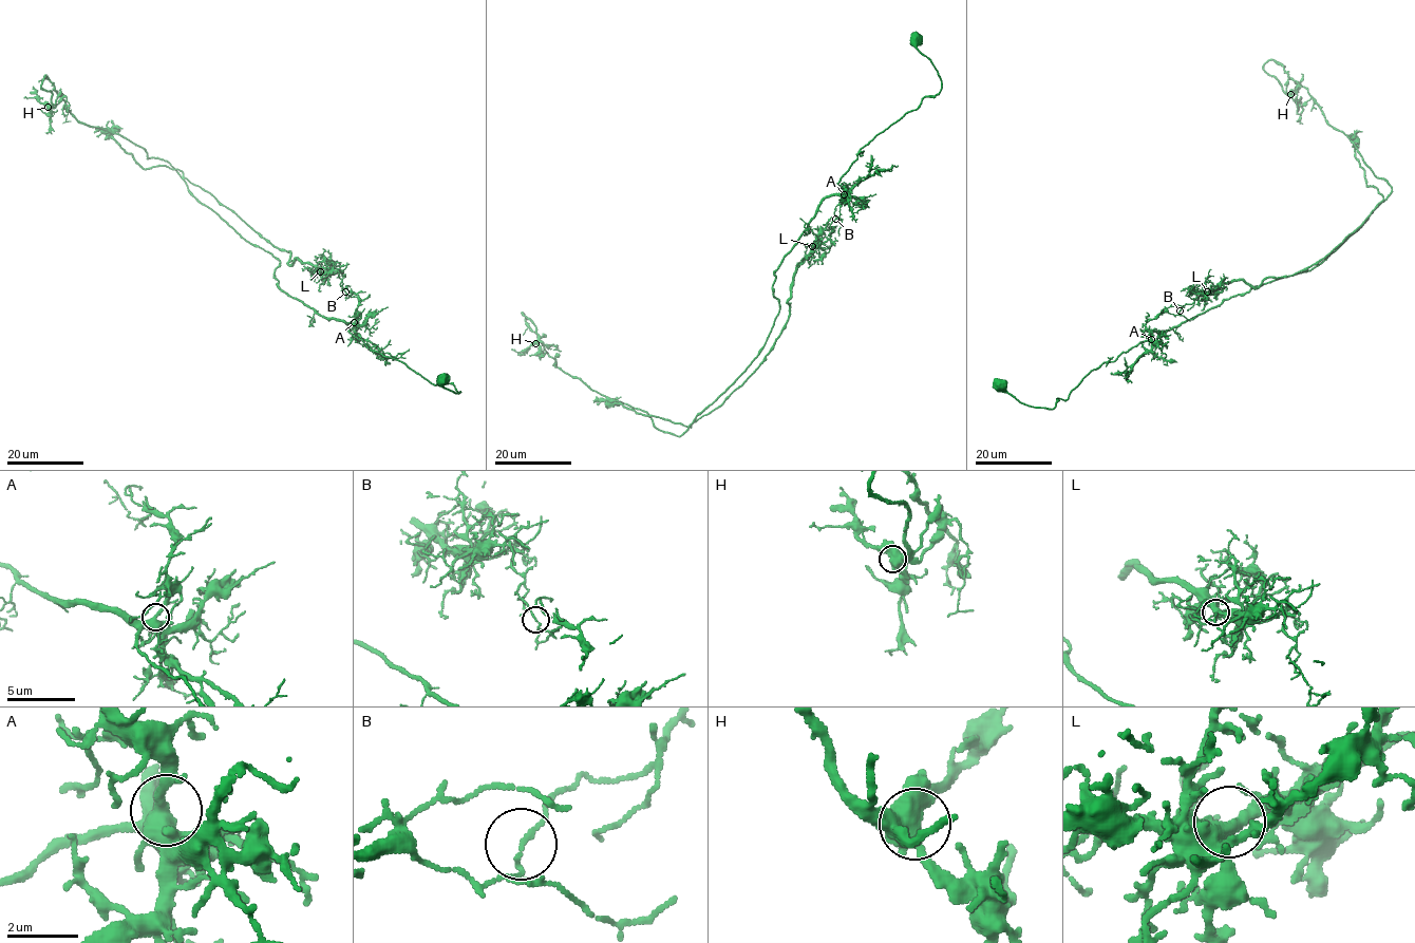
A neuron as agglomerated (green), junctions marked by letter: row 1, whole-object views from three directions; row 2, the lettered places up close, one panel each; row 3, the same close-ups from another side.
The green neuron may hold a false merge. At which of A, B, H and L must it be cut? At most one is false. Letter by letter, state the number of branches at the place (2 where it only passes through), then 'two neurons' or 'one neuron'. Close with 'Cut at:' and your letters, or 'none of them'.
A: 3 | one neuron
B: 2 | two neurons
H: 3 | one neuron
L: 3 | one neuron
Cut at: B

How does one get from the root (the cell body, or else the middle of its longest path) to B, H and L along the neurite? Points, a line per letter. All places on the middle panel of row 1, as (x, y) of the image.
B: (917, 38), (916, 46), (938, 72), (941, 91), (925, 96), (860, 150), (837, 184), (847, 193), (835, 219)
H: (917, 38), (941, 91), (860, 150), (775, 271), (763, 347), (691, 427), (609, 403), (522, 313), (535, 343)
L: (917, 38), (941, 91), (860, 150), (837, 184), (847, 193), (830, 238), (812, 246)

